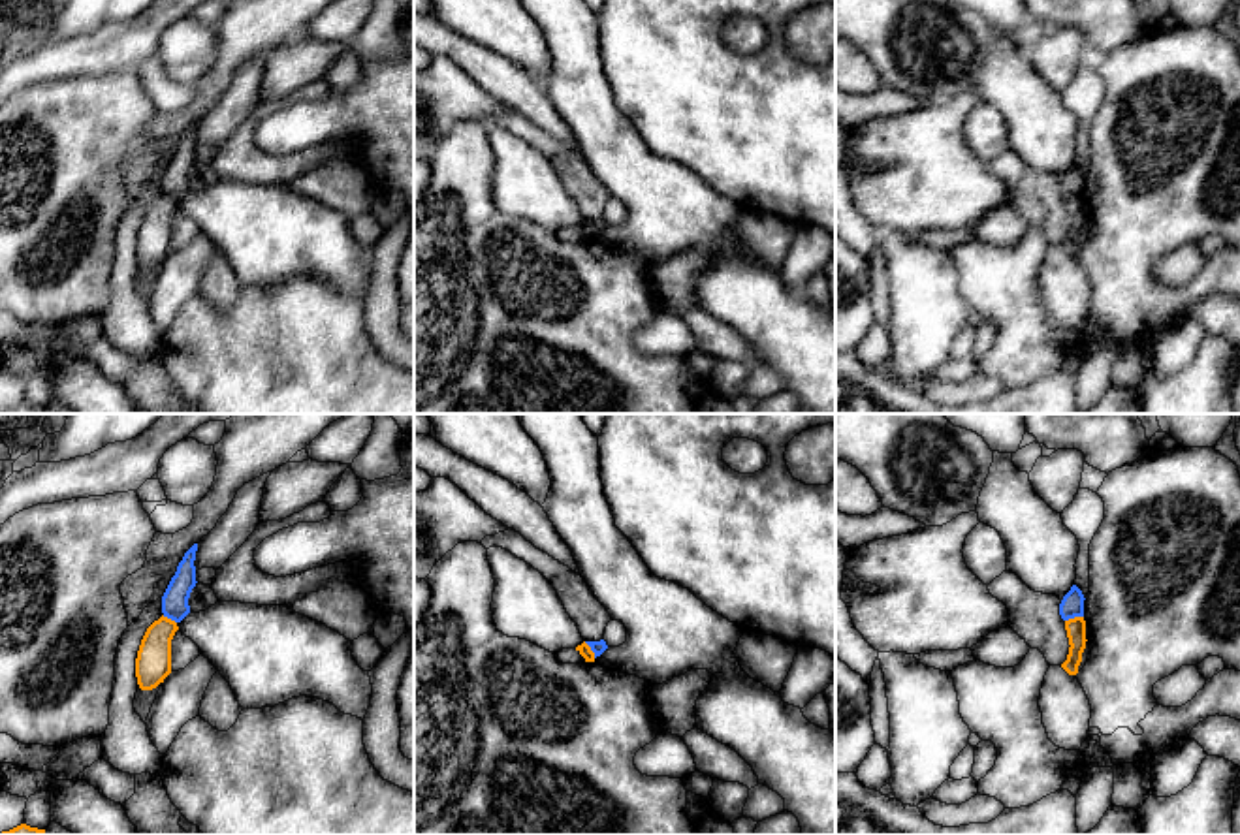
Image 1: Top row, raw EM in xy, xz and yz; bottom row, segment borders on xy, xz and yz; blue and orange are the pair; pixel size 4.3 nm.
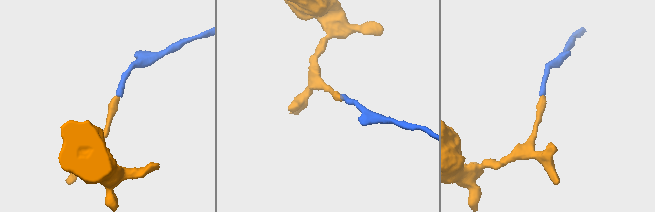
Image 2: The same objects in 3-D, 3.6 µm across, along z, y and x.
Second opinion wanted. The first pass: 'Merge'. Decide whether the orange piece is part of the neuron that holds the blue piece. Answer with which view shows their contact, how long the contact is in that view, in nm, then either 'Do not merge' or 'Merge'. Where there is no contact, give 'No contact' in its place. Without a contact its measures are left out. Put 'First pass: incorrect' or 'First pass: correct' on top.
First pass: incorrect
Touches blue in yz. Shared border 80 nm. Do not merge

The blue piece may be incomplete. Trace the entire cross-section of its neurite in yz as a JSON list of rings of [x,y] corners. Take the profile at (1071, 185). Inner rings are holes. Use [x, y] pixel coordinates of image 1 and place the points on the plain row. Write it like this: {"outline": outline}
{"outline": [[[1073,164],[1071,169],[1063,175],[1059,182],[1059,194],[1063,199],[1084,196],[1084,173],[1082,169]]]}

